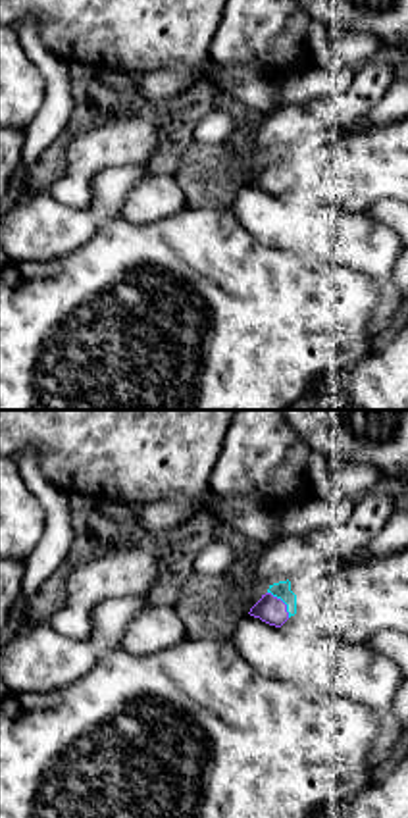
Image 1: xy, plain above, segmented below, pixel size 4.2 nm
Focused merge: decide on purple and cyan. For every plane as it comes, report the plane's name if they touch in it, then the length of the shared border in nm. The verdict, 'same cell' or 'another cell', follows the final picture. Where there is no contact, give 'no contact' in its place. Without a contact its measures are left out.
xy | 140 nm

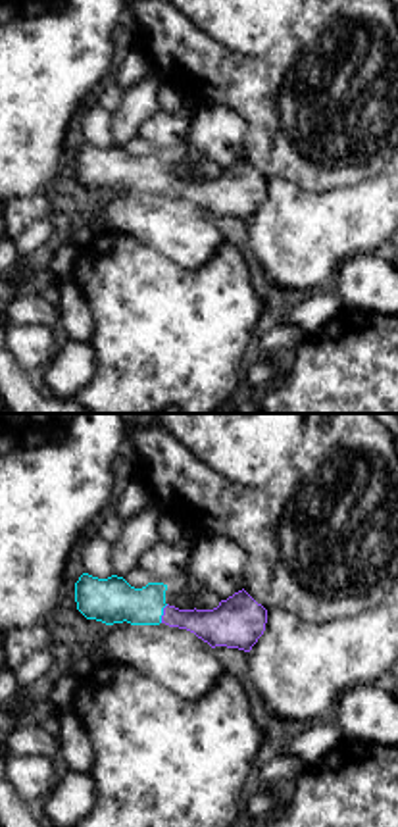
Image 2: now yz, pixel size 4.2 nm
yz | 90 nm

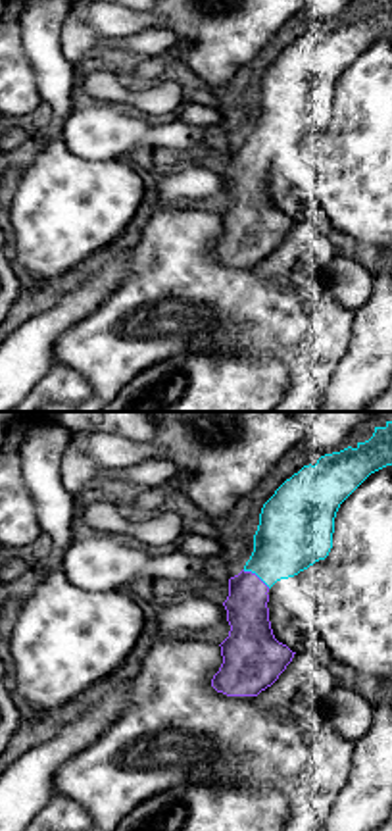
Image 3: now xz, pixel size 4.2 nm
xz | 140 nm

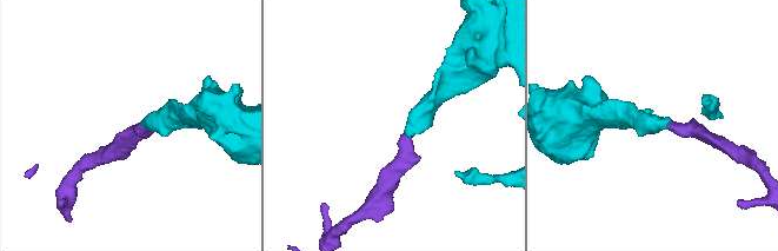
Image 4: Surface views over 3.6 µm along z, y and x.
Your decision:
same cell

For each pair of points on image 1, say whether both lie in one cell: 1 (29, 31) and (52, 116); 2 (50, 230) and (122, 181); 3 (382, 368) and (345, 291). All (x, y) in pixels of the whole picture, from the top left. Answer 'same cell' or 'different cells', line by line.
1: same cell
2: same cell
3: different cells

